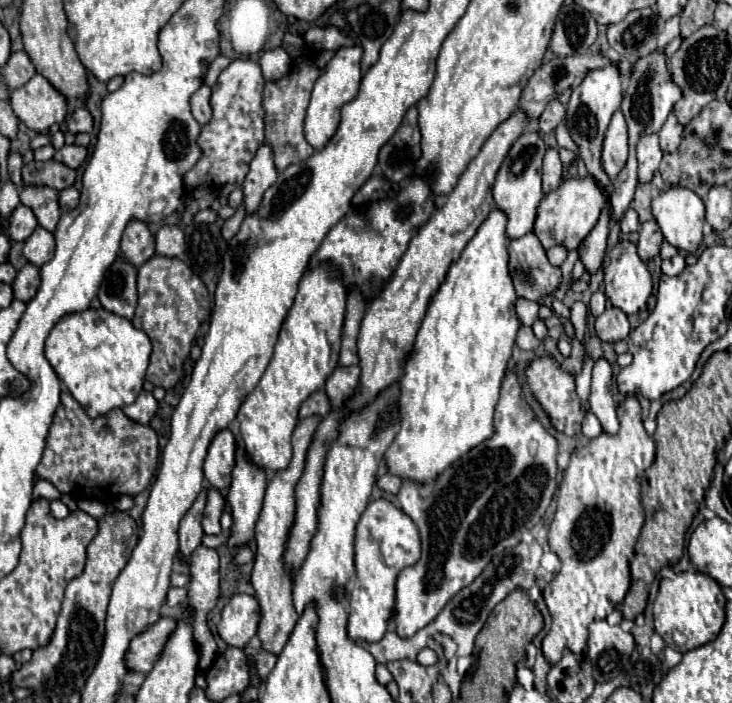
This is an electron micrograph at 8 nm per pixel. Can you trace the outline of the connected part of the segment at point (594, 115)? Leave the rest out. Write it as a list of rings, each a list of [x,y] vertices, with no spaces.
[[[610,59],[606,67],[602,69],[594,69],[586,75],[586,79],[578,85],[578,97],[580,97],[580,103],[582,105],[568,105],[568,113],[566,113],[566,119],[568,119],[568,127],[570,127],[570,133],[572,133],[572,139],[574,143],[578,145],[578,155],[584,159],[588,171],[592,177],[596,177],[604,191],[606,191],[606,197],[610,195],[612,191],[612,183],[608,179],[608,175],[602,171],[602,163],[600,163],[600,153],[602,153],[602,141],[604,141],[604,131],[612,119],[612,113],[620,107],[620,101],[622,101],[622,85],[620,85],[620,69],[618,69],[618,61],[616,59]]]

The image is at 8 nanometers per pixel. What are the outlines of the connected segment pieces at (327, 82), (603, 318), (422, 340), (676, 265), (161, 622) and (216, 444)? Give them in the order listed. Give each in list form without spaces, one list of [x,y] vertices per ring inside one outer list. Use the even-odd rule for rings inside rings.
[[[356,45],[336,51],[334,59],[324,69],[324,75],[316,81],[316,85],[312,89],[312,99],[310,99],[310,105],[308,105],[308,111],[306,111],[304,133],[306,133],[306,141],[316,151],[326,147],[326,143],[332,139],[334,131],[338,129],[342,105],[346,105],[348,101],[352,101],[358,95],[358,87],[360,87],[360,81],[362,81],[360,59],[362,59],[362,49],[356,47]]]
[[[610,305],[606,311],[596,319],[596,335],[606,343],[616,343],[620,339],[626,339],[630,331],[630,323],[624,311],[618,311],[618,307]]]
[[[494,207],[490,211],[486,221],[478,227],[476,235],[468,241],[460,259],[452,263],[446,281],[434,295],[416,335],[414,349],[406,361],[406,373],[400,381],[400,431],[384,455],[390,473],[398,477],[410,477],[428,483],[458,457],[494,433],[494,407],[498,403],[500,383],[516,341],[516,333],[508,333],[508,305],[514,309],[518,297],[508,271],[506,243],[510,239],[506,235],[506,221],[508,219],[502,209]]]
[[[682,253],[674,255],[672,259],[664,259],[662,261],[662,273],[664,275],[680,275],[684,267],[686,267],[686,263],[684,263],[684,255]]]
[[[158,619],[146,631],[136,635],[130,641],[130,647],[128,647],[126,659],[124,659],[128,671],[146,675],[154,667],[164,643],[168,641],[174,627],[176,627],[174,619]]]
[[[222,429],[216,433],[208,447],[208,455],[204,461],[206,481],[214,489],[230,487],[230,475],[236,465],[236,437],[230,429]]]

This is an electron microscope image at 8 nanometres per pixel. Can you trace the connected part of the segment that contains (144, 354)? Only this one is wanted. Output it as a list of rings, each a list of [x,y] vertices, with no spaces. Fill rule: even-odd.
[[[86,309],[66,315],[46,339],[46,359],[90,417],[100,417],[116,407],[134,403],[142,391],[150,349],[152,345],[144,331],[106,309]]]

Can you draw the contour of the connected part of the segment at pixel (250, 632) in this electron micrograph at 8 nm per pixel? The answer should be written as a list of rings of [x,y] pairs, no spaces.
[[[234,595],[222,611],[218,633],[228,645],[242,649],[256,635],[258,623],[260,623],[260,607],[256,597]]]

